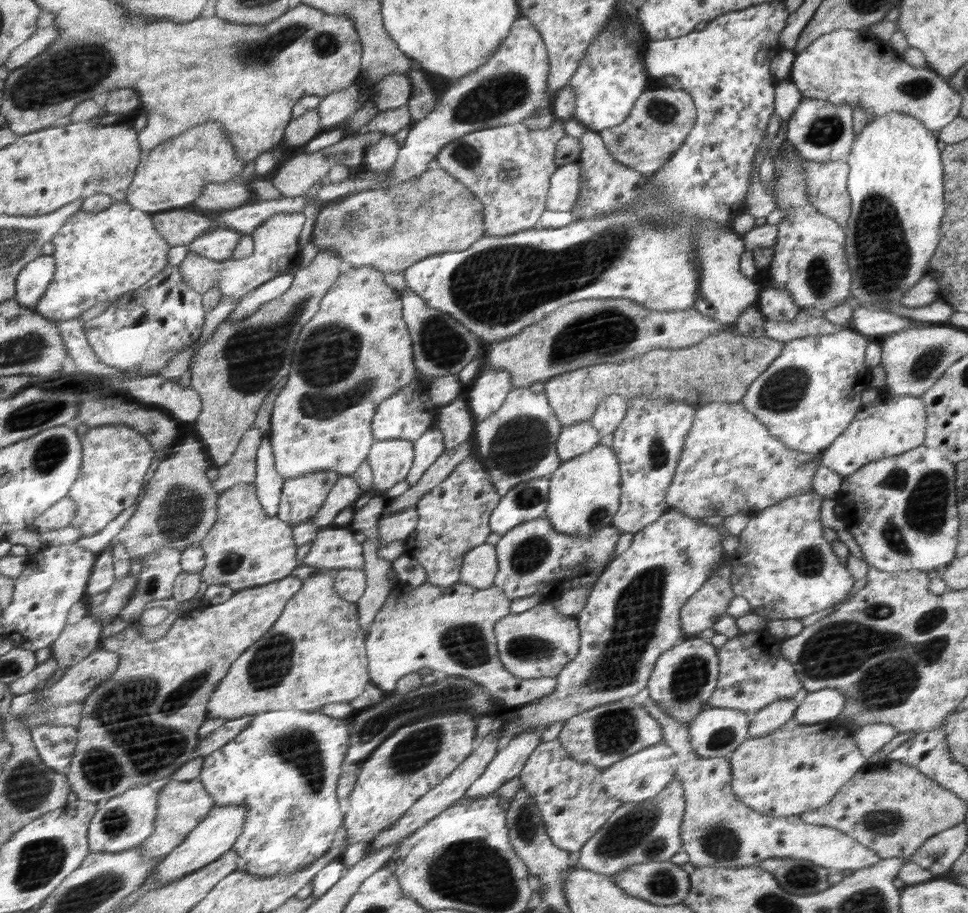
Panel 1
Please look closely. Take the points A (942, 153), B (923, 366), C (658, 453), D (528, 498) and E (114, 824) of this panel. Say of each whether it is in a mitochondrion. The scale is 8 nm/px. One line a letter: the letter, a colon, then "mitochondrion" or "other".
A: other
B: mitochondrion
C: mitochondrion
D: mitochondrion
E: mitochondrion

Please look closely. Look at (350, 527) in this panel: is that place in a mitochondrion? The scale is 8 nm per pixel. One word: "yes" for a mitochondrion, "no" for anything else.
no

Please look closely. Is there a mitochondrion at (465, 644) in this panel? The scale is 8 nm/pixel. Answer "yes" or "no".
yes

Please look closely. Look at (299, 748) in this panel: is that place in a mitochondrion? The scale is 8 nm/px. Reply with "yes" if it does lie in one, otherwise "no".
yes

